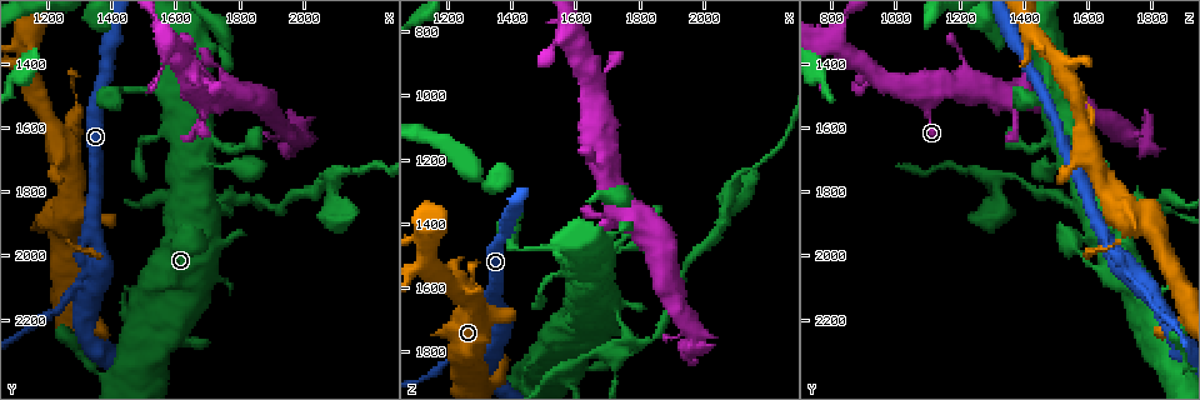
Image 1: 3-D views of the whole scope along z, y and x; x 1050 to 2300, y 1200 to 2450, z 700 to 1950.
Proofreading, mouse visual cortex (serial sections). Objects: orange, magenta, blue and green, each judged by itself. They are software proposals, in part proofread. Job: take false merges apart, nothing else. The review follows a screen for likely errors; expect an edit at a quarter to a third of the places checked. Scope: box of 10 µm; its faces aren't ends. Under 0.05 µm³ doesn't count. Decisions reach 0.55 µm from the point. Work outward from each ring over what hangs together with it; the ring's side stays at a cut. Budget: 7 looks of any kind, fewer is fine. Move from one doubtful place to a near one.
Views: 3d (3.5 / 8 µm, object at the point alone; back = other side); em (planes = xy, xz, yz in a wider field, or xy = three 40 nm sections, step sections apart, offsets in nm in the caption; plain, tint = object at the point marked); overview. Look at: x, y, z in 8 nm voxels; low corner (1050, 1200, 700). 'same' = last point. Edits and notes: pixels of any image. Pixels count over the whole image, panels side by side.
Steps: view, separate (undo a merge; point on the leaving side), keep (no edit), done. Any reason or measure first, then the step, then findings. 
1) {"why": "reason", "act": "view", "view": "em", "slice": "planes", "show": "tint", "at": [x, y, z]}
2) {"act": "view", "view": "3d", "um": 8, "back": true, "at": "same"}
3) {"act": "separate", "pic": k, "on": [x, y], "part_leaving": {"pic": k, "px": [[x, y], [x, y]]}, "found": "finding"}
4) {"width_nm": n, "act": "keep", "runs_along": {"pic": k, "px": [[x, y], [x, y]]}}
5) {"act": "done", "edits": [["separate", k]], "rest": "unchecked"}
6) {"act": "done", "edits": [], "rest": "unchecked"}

{"why": "sudden change in width", "act": "view", "view": "3d", "um": 3.5, "at": [1340, 2090, 1780]}

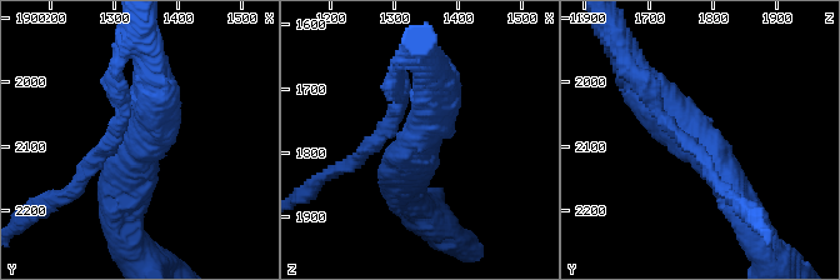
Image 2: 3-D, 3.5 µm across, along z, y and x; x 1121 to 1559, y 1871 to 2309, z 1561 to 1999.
{"act": "view", "view": "em", "slice": "planes", "show": "tint", "at": [1335, 2090, 1775]}

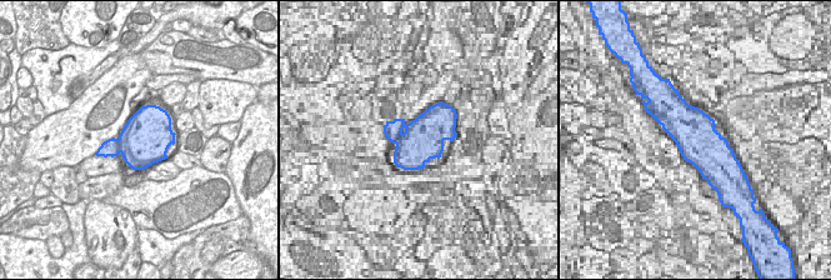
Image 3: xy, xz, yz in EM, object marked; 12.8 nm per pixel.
{"act": "view", "view": "em", "slice": "xy", "step": 3, "show": "tint", "at": "same"}

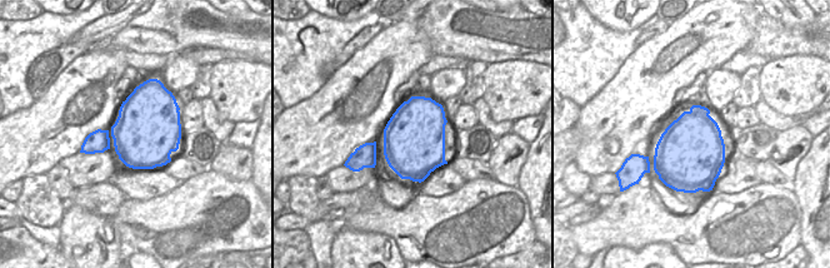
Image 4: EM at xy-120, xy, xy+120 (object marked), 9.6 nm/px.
{"arms": 3, "act": "keep", "runs_along": {"pic": 2, "px": [[640, 83], [718, 163], [746, 209]]}, "found": "continuous, no second cell"}

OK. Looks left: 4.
{"why": "three-way junction", "act": "view", "view": "3d", "um": 3.5, "at": [1770, 1830, 1770]}

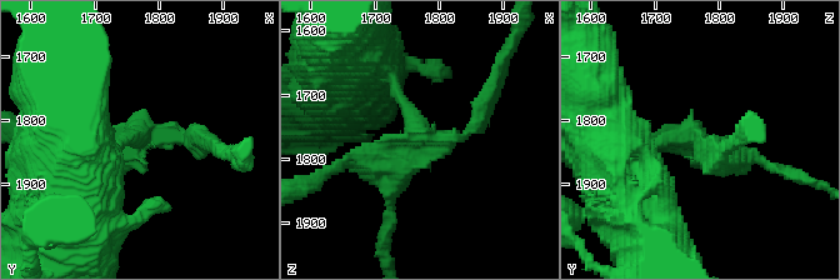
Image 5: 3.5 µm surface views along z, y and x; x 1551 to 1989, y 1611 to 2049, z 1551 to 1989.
{"arms": 3, "arm_widths_nm": [200, 200, 400], "why": "shape alone is not enough", "act": "view", "view": "em", "slice": "xy", "step": 3, "show": "tint", "at": [1775, 1825, 1765]}

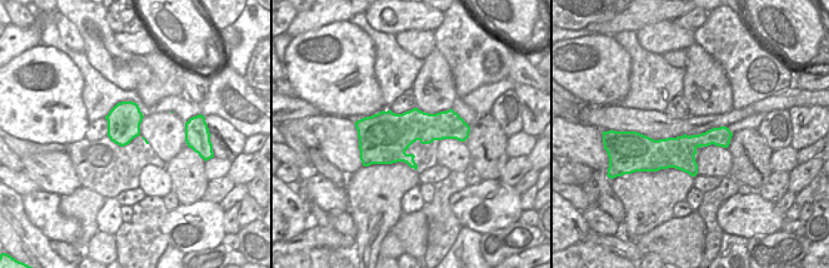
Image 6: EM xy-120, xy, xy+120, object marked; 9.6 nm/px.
{"width_nm": 480, "act": "separate", "pic": 5, "on": [739, 168], "part_leaving": {"pic": 5, "px": [[436, 141], [475, 125], [503, 61]]}, "found": "two cells meet here"}

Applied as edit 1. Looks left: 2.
{"why": "narrows sharply", "act": "view", "view": "3d", "um": 3.5, "at": [1665, 1945, 1605]}

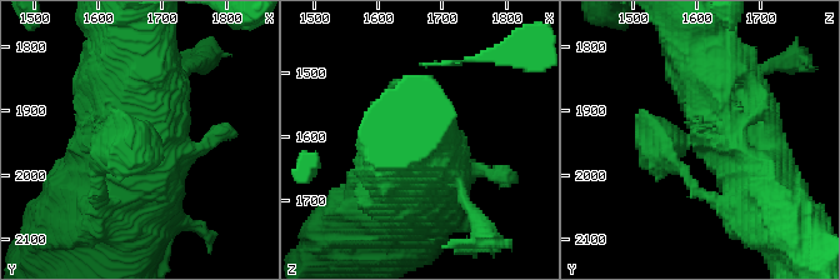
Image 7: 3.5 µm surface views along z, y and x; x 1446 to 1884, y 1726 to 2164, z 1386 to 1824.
{"why": "need the tissue", "act": "view", "view": "em", "slice": "xy", "step": 1, "show": "tint", "at": "same"}

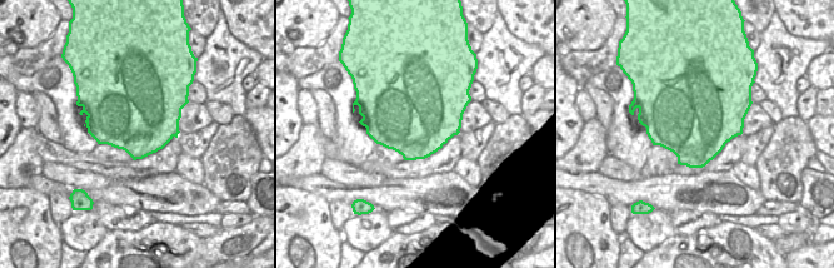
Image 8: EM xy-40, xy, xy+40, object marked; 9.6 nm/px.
{"act": "keep", "runs_along": {"pic": 7, "px": [[765, 183], [726, 118], [698, 45]]}, "found": "continuous, no second cell"}

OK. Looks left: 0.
{"act": "done", "edits": [["separate", 5]], "rest": "unchecked"}

